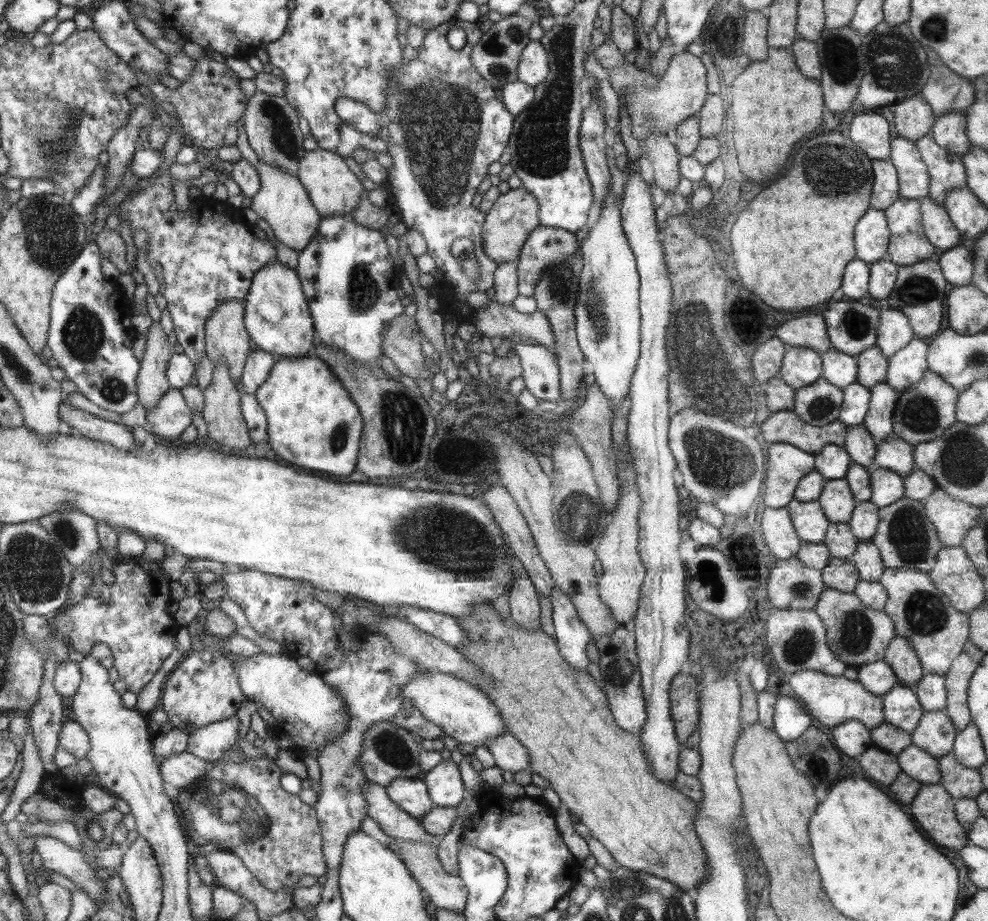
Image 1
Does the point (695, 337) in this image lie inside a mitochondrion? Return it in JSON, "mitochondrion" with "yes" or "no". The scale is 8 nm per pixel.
{"mitochondrion":"yes"}

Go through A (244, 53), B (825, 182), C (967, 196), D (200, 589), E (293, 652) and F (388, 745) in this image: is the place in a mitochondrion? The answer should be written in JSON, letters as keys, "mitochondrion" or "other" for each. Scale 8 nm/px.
{"A":"other","B":"mitochondrion","C":"other","D":"other","E":"other","F":"mitochondrion"}

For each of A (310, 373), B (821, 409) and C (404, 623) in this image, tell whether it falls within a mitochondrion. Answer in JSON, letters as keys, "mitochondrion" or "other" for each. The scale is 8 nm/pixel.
{"A":"other","B":"mitochondrion","C":"other"}

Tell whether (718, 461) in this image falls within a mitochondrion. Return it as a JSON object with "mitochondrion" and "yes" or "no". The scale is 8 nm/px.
{"mitochondrion":"yes"}

